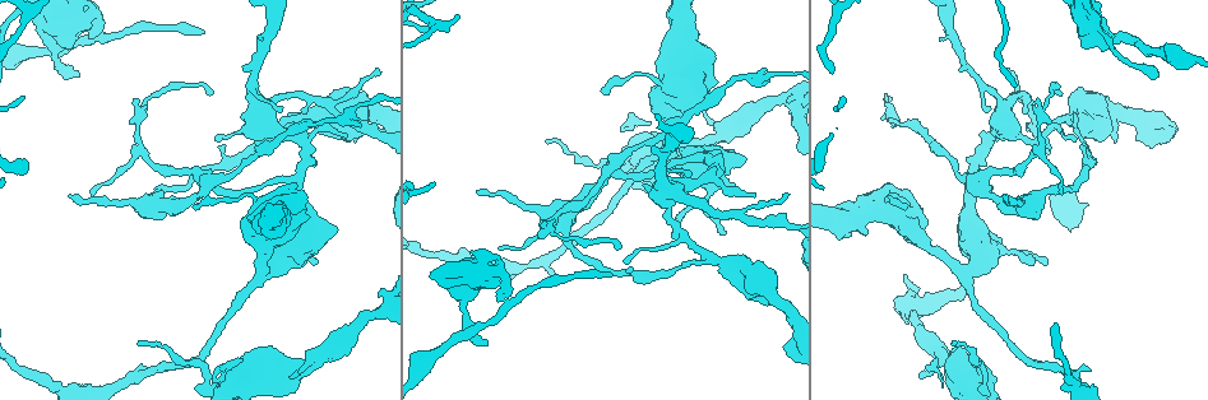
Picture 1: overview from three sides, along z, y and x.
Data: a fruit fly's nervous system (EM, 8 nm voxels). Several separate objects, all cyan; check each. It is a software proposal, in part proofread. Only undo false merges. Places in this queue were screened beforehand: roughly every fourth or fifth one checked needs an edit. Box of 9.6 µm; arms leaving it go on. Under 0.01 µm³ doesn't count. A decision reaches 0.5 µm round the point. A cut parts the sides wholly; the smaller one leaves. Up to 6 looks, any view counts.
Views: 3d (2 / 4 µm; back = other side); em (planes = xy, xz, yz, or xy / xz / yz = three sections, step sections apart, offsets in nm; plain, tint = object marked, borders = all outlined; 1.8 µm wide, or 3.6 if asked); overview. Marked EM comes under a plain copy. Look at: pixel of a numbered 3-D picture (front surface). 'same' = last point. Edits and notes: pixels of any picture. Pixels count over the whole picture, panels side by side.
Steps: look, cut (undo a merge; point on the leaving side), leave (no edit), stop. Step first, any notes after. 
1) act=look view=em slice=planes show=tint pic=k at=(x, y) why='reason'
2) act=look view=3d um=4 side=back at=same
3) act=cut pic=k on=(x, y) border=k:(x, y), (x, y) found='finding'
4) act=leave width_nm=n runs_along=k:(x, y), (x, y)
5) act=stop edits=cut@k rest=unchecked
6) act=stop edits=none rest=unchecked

act=look view=3d um=4 pic=1 at=(262, 274) why='thick turns thin'

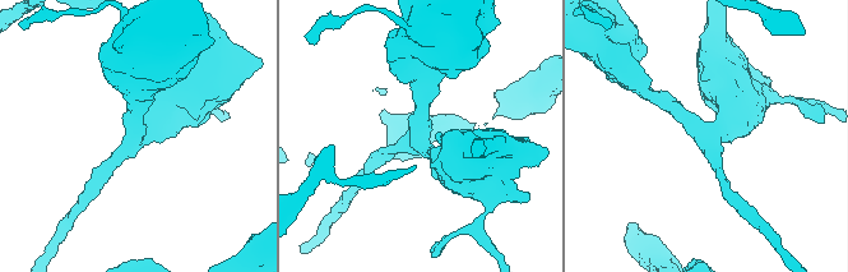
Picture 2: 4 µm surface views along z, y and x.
act=look view=em um=3.6 slice=yz step=16 show=tint pic=2 at=(134, 136) arms=3 why='now the EM'

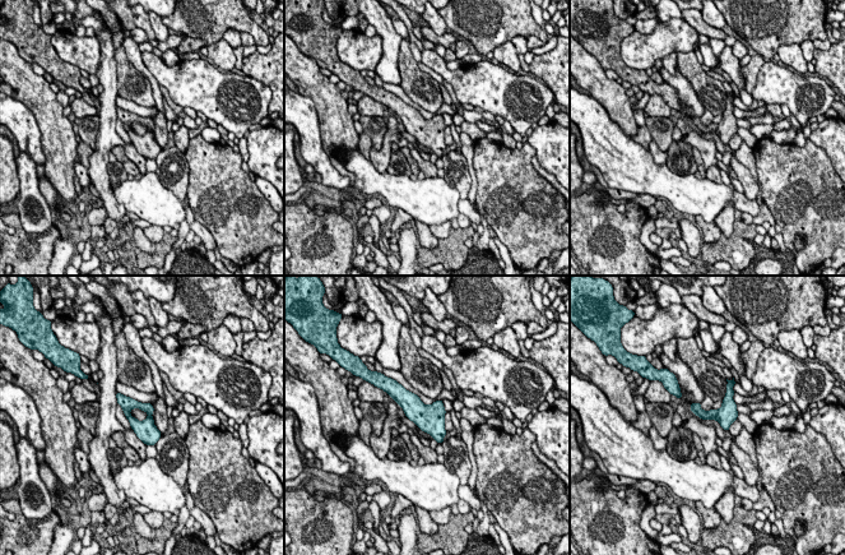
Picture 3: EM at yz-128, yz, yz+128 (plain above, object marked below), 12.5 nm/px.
act=look view=em um=3.6 slice=planes show=borders at=same

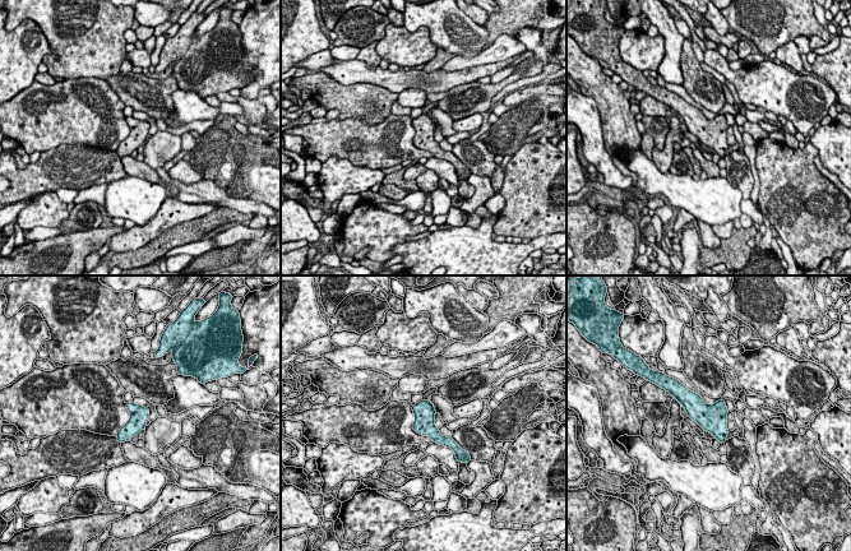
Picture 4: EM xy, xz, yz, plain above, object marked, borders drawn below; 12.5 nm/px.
act=leave width_nm=240 found='one cell here'

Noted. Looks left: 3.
act=look view=3d um=2 pic=1 at=(918, 311) why='abrupt turn'

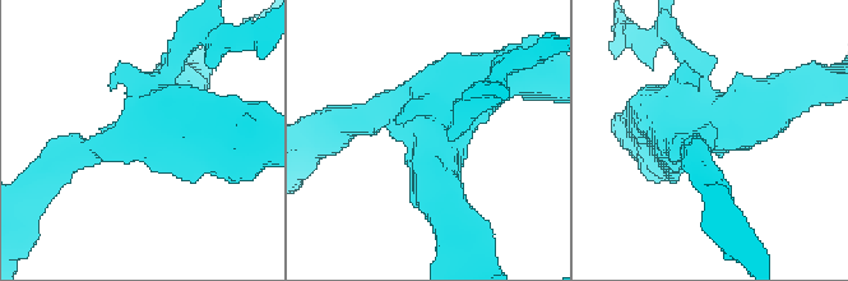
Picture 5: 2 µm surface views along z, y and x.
act=look view=em slice=planes show=tint pic=5 at=(408, 122) why='shape alone is not enough'

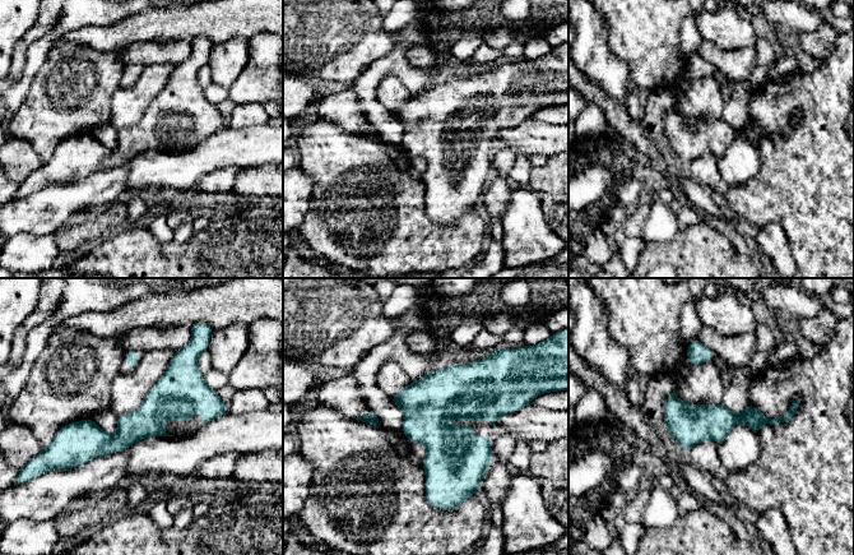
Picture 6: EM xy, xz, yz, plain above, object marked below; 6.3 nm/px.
act=leave width_nm=200 runs_along=6:(216, 407), (163, 402), (120, 440), (65, 435) found='continuous, no second cell'

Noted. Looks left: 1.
act=look view=em um=3.6 slice=planes show=tint pic=1 at=(991, 143) why='arms part here'

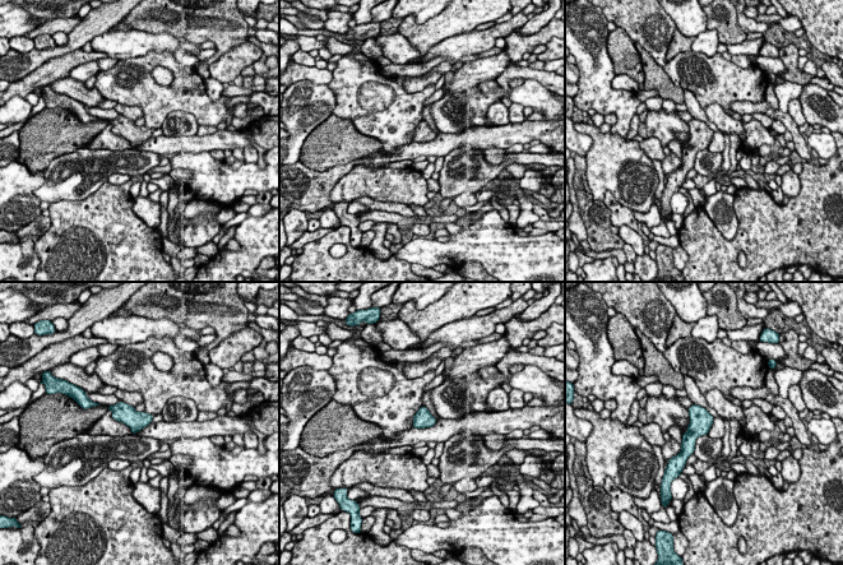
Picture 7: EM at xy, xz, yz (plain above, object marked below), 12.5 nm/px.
act=leave found='one cell here'

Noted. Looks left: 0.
act=stop edits=none rest=unchecked

